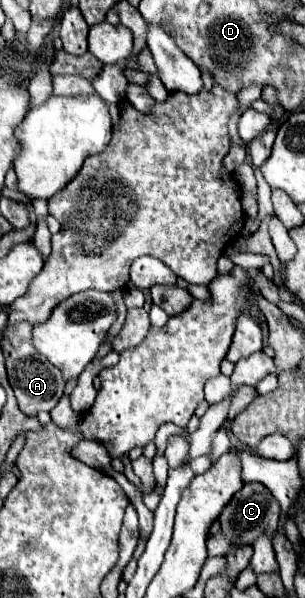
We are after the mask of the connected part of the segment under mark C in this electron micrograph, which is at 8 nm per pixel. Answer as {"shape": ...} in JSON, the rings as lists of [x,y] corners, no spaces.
{"shape":[[[248,483],[244,485],[232,499],[230,503],[222,509],[218,521],[222,531],[212,535],[208,539],[208,557],[216,557],[216,555],[228,555],[232,551],[236,551],[238,547],[246,547],[246,545],[254,545],[254,541],[260,535],[266,535],[272,539],[272,535],[276,533],[278,527],[278,517],[280,517],[280,505],[276,503],[276,499],[272,499],[272,495],[268,495],[268,489],[260,483]]]}

